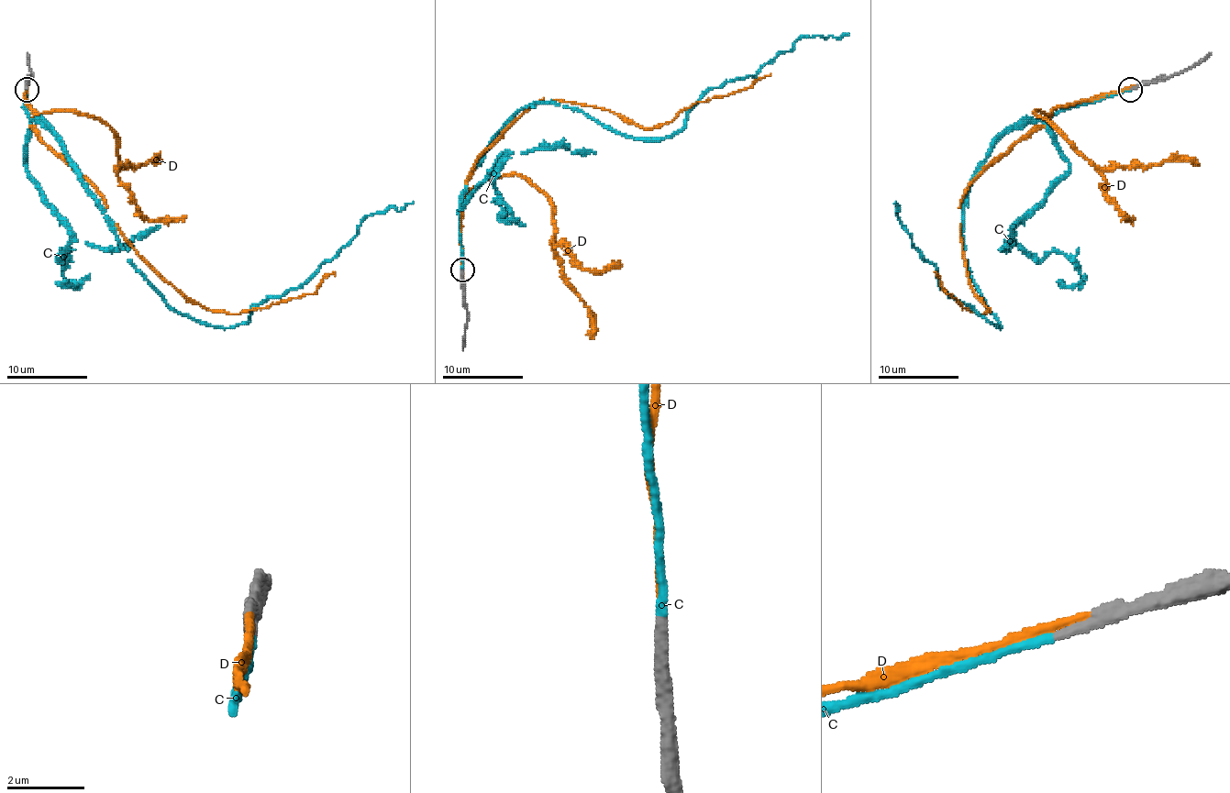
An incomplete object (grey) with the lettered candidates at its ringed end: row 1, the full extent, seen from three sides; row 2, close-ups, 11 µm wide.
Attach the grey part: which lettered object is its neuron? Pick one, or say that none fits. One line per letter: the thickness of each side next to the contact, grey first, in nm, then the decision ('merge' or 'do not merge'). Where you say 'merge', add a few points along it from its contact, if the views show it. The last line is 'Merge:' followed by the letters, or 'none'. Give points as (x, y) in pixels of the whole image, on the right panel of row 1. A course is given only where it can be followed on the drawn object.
C: 260 nm thick on the grey side, 220 nm on the other; merge; it runs (1130, 89), (1010, 129), (969, 187), (966, 263), (998, 325), (942, 290), (895, 201)
D: 420 nm thick on the grey side, 240 nm on the other; do not merge
Merge: C

